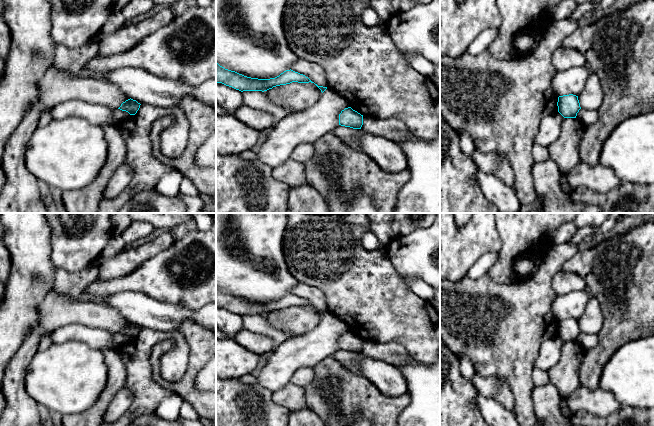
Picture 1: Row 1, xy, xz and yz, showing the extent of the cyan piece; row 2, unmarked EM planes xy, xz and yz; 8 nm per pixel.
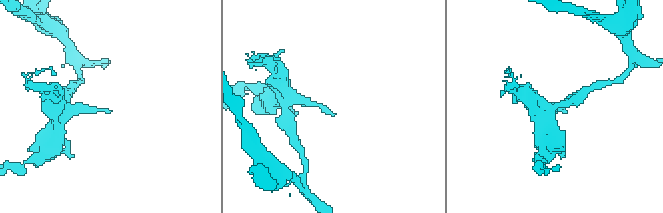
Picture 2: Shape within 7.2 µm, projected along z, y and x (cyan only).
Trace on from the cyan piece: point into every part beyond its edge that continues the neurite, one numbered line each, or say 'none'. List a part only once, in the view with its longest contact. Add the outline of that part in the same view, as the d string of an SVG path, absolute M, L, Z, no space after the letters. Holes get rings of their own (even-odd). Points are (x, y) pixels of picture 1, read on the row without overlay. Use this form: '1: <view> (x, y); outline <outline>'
none

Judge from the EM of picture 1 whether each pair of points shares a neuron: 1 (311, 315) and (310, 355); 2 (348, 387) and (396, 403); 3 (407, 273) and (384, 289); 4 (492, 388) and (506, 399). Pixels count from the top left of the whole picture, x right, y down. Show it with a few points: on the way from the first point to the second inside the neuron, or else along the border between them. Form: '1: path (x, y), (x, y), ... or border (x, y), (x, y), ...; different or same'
1: border (322, 317), (312, 329), (289, 337); different
2: path (360, 397), (371, 403), (384, 403); same
3: border (388, 258), (408, 287); different
4: path (495, 388), (503, 396); same

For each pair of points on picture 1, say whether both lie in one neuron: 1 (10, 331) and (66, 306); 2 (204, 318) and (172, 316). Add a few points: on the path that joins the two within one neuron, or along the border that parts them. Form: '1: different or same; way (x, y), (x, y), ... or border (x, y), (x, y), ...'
1: different; border (44, 296), (37, 307), (38, 321), (25, 339)
2: same; way (196, 316), (180, 316)

